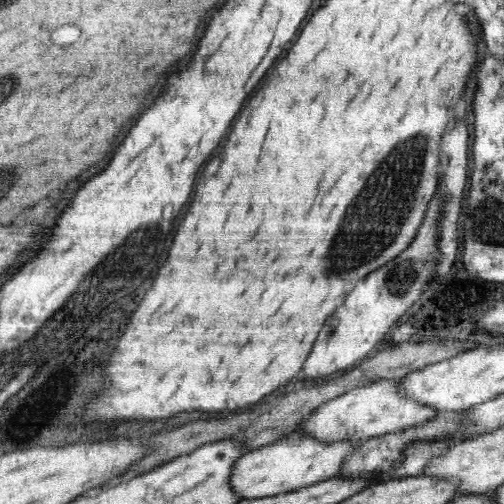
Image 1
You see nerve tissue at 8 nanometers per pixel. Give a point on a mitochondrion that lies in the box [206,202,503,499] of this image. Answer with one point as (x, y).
(398, 280)

